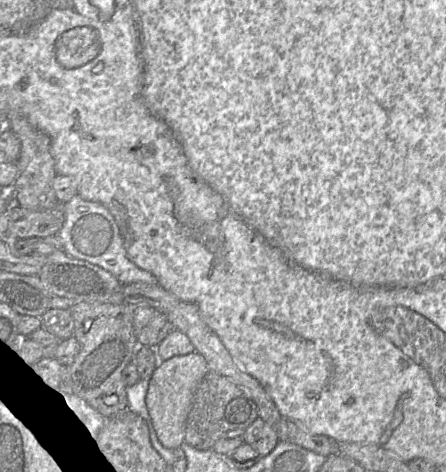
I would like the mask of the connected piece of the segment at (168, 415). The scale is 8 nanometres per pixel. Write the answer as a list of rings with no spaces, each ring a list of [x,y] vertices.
[[[196,351],[173,356],[159,363],[149,379],[145,404],[159,441],[165,448],[174,450],[184,443],[186,421],[192,407],[193,395],[209,368],[205,359]]]

